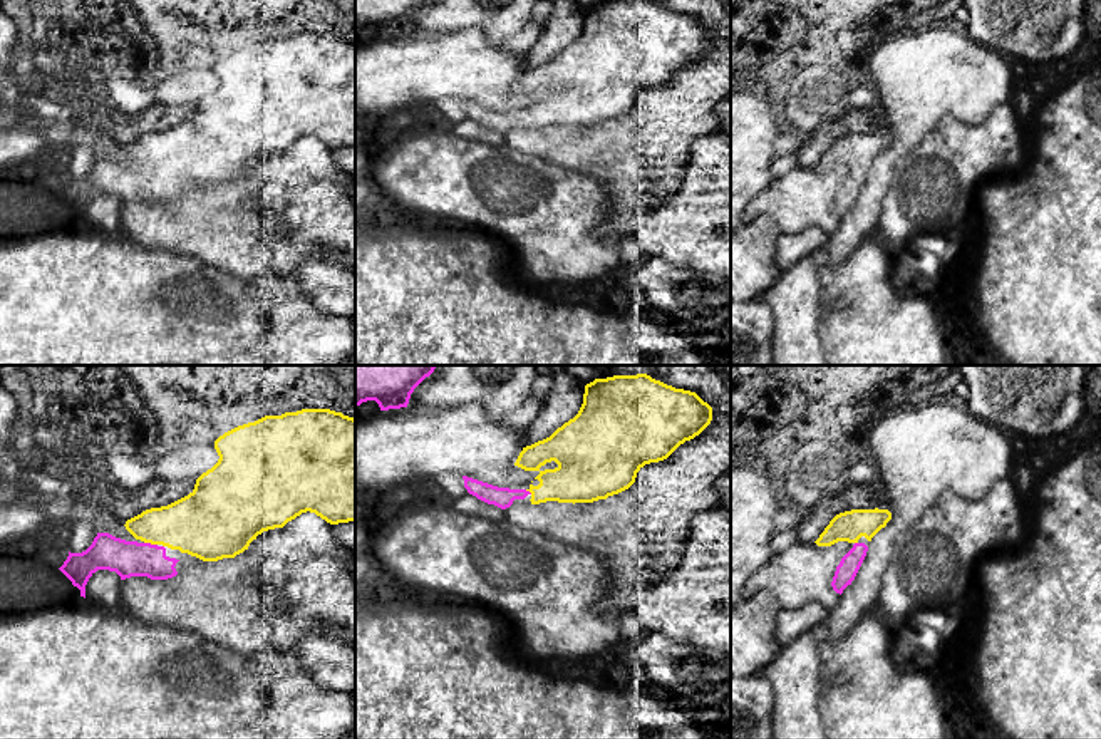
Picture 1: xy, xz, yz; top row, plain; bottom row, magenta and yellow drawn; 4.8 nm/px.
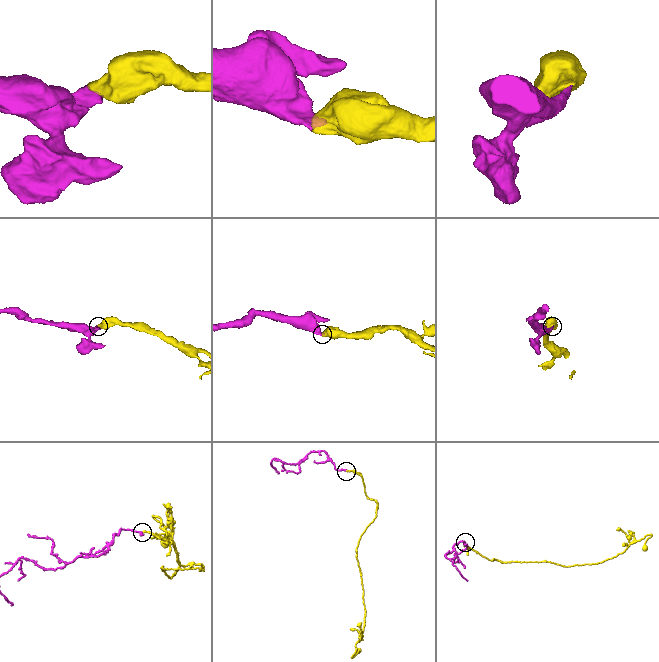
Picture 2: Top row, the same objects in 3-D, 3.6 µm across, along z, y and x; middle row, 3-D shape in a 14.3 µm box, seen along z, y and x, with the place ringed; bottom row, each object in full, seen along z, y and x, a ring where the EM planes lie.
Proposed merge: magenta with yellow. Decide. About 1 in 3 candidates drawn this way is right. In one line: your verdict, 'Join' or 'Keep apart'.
Join

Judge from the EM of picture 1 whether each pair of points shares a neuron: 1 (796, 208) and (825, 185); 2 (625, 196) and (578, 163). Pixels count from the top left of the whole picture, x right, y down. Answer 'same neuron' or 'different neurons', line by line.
1: same neuron
2: same neuron

